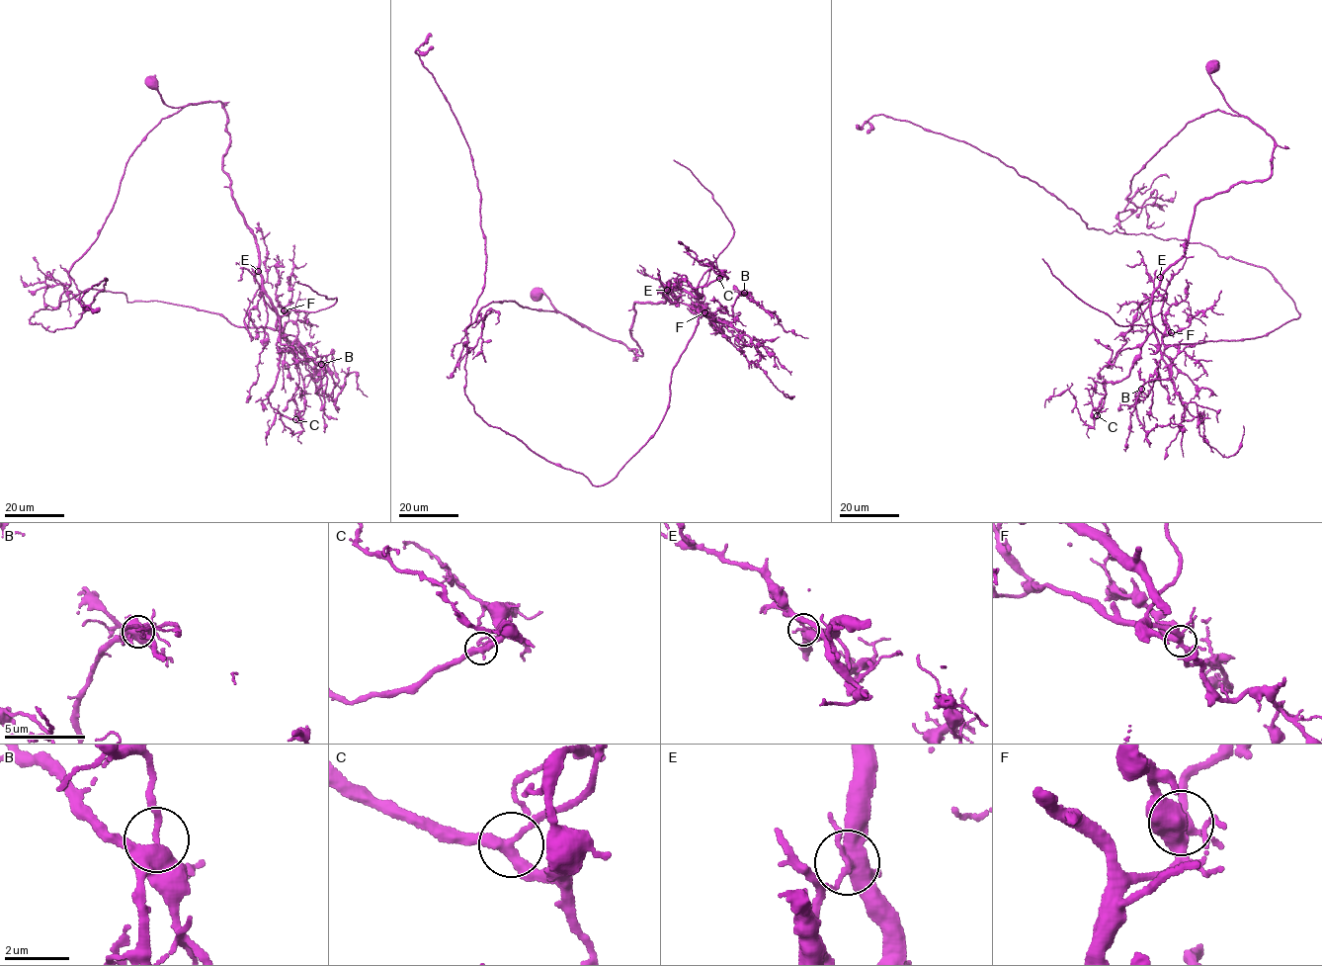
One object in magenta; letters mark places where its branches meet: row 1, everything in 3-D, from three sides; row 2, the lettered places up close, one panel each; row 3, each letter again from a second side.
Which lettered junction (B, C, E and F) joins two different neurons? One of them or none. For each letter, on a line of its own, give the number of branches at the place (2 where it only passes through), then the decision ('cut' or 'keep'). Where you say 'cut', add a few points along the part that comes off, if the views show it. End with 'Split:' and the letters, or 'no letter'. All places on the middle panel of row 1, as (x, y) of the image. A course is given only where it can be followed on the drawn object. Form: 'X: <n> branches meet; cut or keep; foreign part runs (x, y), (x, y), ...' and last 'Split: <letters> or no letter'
B: 5 branches meet; keep
C: 4 branches meet; keep
E: 4 branches meet; cut; foreign part runs (667, 291), (697, 327), (658, 428), (608, 482), (474, 411), (480, 195), (415, 51), (431, 33)
F: 5 branches meet; keep
Split: E

